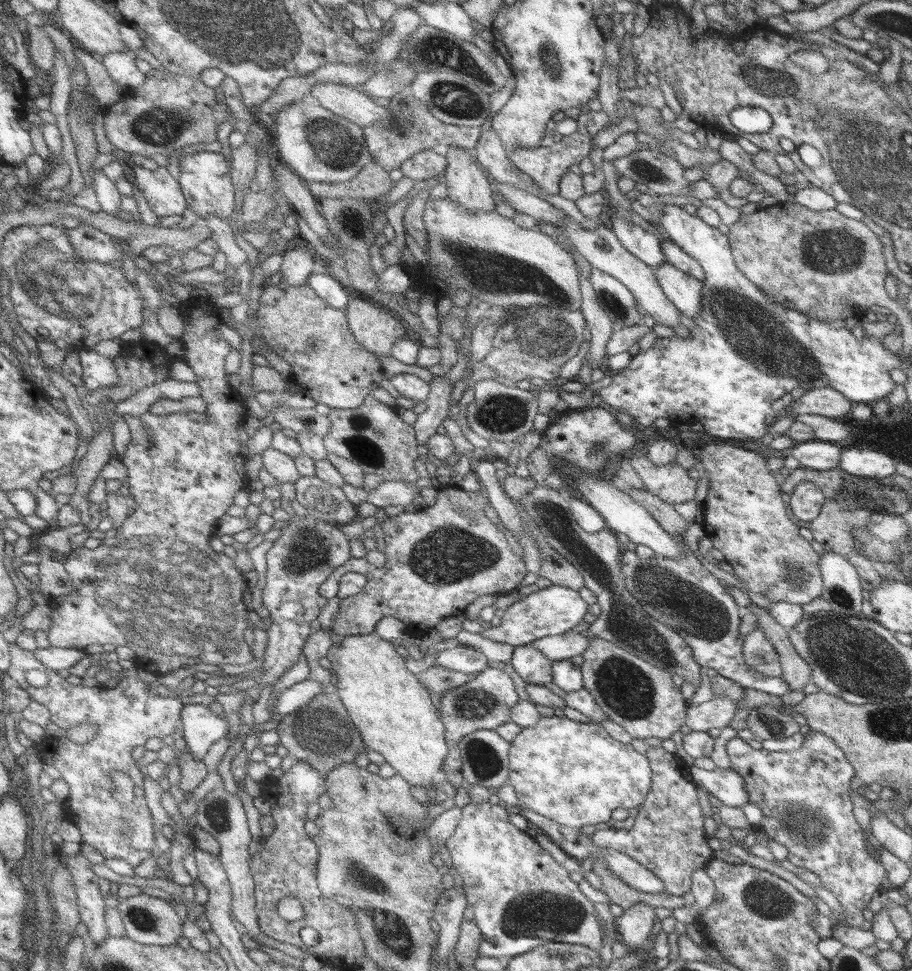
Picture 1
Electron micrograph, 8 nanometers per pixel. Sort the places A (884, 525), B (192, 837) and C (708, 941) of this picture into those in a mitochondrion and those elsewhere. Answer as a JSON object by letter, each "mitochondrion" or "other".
{"A":"mitochondrion","B":"other","C":"other"}

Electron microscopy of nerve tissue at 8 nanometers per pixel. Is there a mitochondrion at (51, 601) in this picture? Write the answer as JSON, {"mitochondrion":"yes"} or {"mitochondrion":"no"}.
{"mitochondrion":"no"}

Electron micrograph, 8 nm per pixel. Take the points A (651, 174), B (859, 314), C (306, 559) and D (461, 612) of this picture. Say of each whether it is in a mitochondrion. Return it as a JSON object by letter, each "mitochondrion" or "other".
{"A":"mitochondrion","B":"other","C":"mitochondrion","D":"other"}

